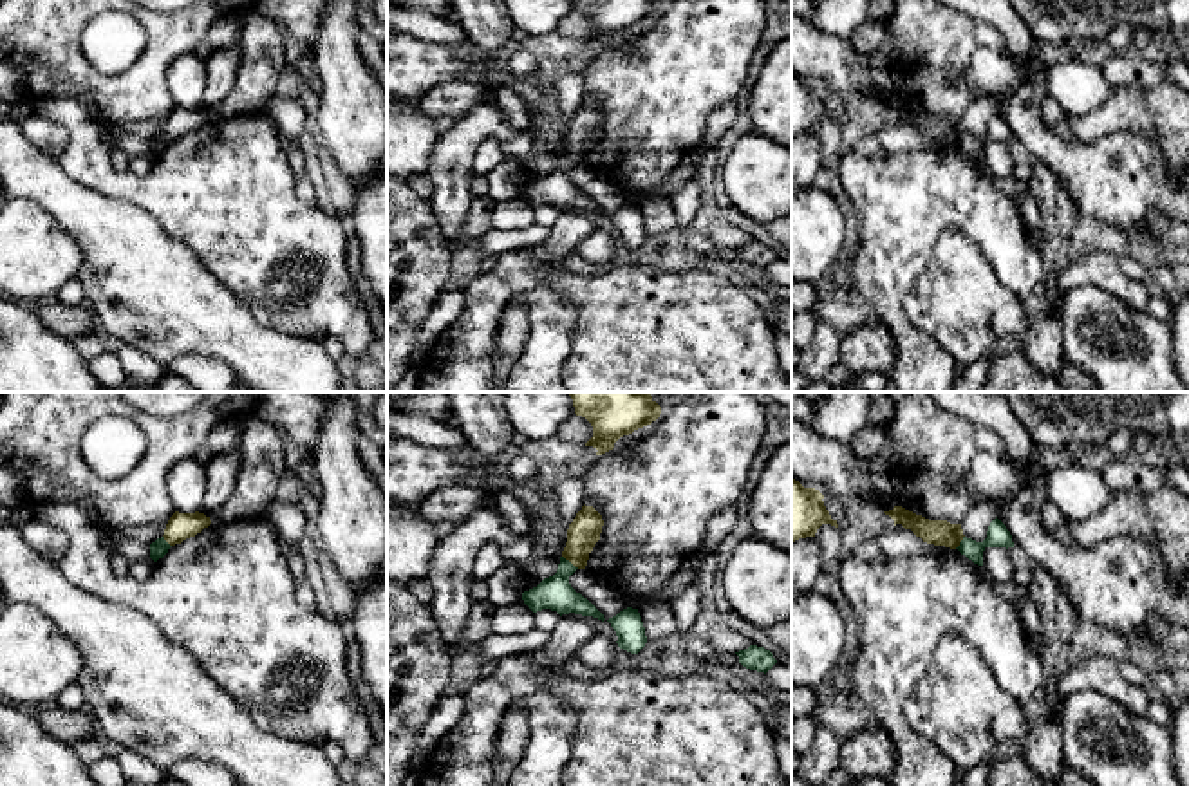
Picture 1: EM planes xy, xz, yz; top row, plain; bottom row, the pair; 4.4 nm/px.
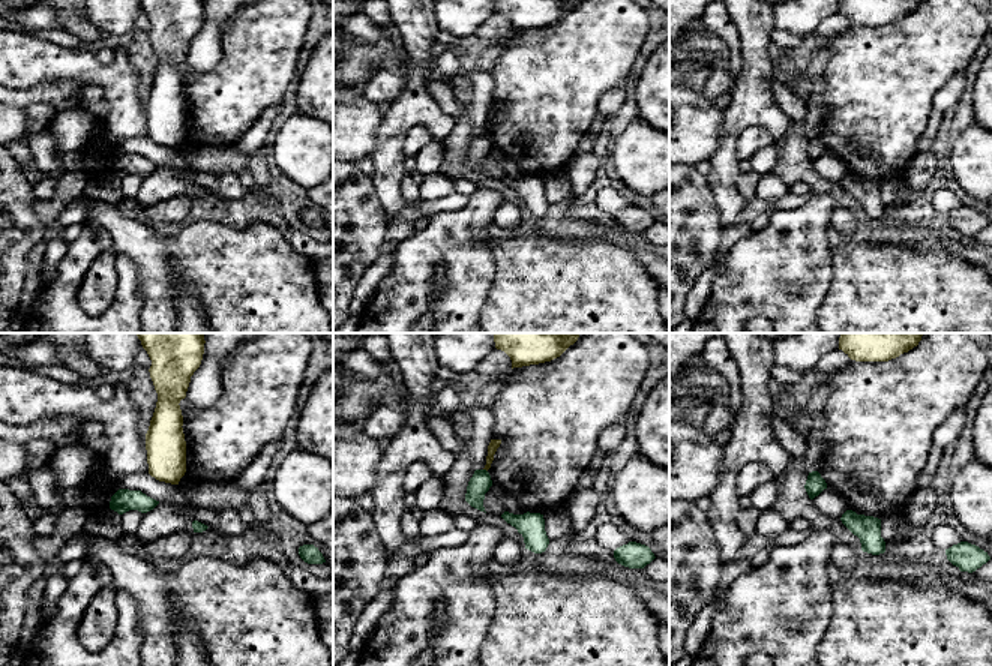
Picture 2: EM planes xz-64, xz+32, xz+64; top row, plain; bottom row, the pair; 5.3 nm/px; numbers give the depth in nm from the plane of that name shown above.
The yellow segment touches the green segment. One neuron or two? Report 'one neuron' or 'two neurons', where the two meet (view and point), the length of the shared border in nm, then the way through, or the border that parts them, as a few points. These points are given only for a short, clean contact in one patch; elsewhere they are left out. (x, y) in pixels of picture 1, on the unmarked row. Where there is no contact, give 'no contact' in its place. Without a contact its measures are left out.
two neurons; contact xz (571, 158); length 100 nm; border xz (562, 150), (579, 163)

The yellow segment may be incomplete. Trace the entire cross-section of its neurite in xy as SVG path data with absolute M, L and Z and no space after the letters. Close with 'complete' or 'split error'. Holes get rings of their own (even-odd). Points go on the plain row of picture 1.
M175 107L164 125L164 136L170 141L181 139L183 136L195 132L201 128L204 123L211 119L210 112L204 108L179 108Z; complete

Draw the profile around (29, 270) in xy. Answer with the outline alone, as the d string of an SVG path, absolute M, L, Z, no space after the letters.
M25 199L0 206L0 295L16 302L54 298L81 262L81 248L43 208Z

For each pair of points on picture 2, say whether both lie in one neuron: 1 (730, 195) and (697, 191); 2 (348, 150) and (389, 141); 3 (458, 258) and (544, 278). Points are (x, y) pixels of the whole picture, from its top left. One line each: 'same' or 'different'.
1: different
2: different
3: different

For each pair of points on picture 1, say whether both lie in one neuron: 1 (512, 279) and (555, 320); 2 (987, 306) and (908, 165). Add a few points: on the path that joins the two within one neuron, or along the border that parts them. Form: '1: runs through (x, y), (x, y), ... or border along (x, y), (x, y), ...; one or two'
1: runs through (523, 286), (546, 309); one
2: border along (982, 250), (960, 230), (945, 228), (924, 266); two

